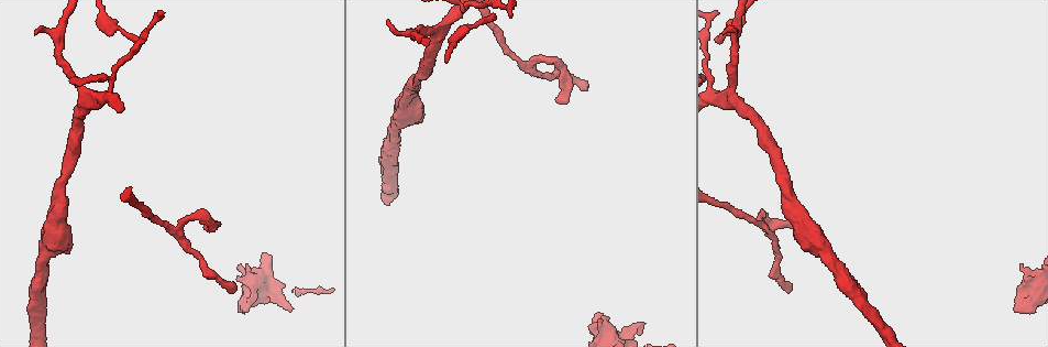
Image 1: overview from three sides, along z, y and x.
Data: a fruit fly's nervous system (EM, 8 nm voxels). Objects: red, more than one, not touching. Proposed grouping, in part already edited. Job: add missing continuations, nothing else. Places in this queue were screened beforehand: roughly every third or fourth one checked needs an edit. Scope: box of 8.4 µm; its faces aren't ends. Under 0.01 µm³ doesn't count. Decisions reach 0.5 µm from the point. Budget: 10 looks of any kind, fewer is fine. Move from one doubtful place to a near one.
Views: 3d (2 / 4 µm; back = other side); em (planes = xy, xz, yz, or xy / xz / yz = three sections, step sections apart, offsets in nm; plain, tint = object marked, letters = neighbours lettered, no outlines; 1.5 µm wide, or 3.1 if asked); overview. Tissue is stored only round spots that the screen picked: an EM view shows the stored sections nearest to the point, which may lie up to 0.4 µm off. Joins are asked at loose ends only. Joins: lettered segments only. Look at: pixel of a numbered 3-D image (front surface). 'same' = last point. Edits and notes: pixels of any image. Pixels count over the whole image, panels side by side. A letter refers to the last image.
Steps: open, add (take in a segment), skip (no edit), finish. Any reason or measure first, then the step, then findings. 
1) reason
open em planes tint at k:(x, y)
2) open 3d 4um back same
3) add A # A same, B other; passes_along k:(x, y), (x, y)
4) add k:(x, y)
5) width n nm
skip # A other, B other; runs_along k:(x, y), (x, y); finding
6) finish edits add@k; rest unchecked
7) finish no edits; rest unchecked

free end
open 3d 4um at 1:(581, 87)

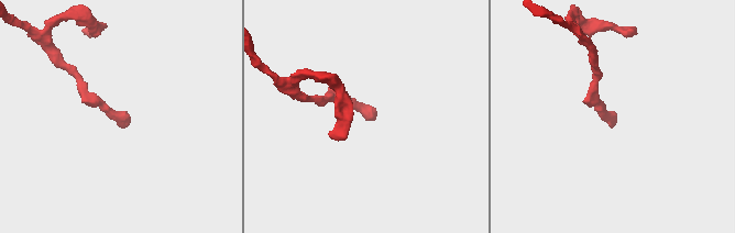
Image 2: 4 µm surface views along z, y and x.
shape alone is not enough
open em xz step 4 letters at 2:(122, 125)

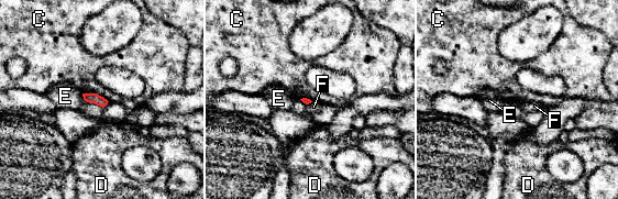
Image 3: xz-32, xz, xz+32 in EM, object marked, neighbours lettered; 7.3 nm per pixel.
skip # C other, D other, E other, F other; border 3:(83, 92), (96, 92), (109, 101); none of them fits

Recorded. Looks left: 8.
open em planes letters at 1:(1019, 267)

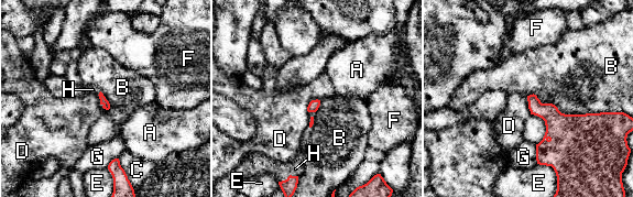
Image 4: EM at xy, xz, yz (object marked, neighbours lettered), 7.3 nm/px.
longest_contact B 460 nm
add H # A other, B other, C other, D other, E other, F other, G other, H same; passes_along 4:(104, 101), (99, 94), (93, 89); it goes on there

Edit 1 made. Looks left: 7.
see it whole again
open overview

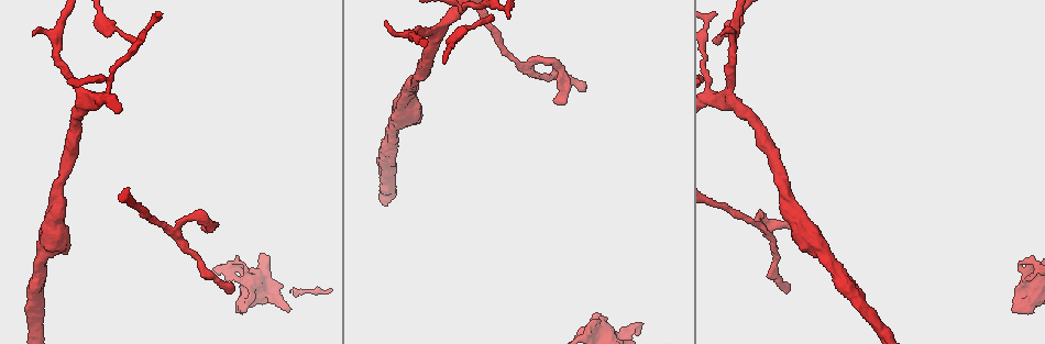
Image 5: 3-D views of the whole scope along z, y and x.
branch stops here
open 3d 4um at 5:(32, 33)

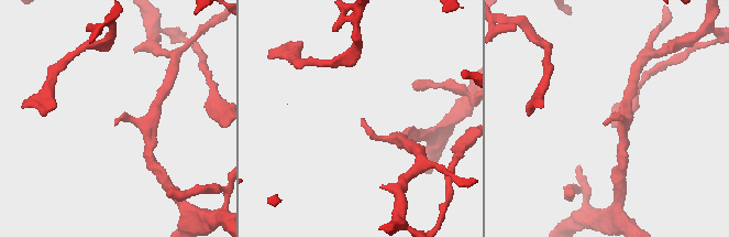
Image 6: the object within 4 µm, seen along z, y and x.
need the tissue
open em yz step 8 letters at 6:(117, 122)

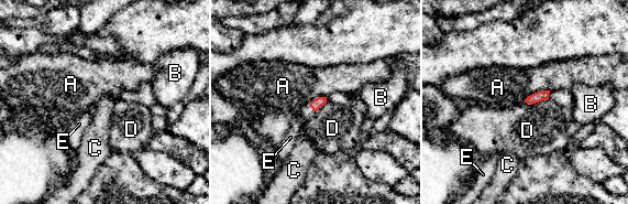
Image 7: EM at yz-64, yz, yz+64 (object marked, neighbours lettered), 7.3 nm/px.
longest_contact A 220 nm
add E # A other, B other, C other, D other, E same; passes_along 7:(316, 104), (311, 107), (306, 111); the neuron continues

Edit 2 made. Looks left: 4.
free end
open 3d 2um at 5:(713, 43)

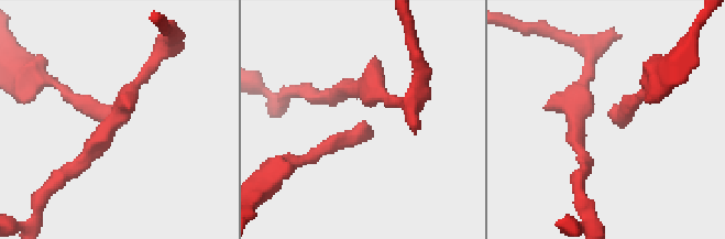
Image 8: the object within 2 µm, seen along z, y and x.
need the tissue
open em xz step 4 tint at 8:(612, 117)

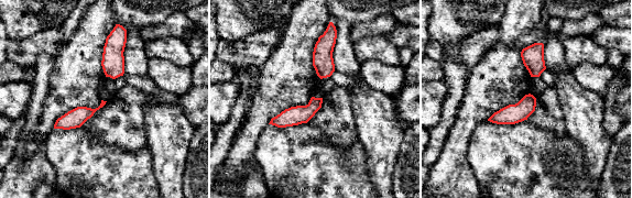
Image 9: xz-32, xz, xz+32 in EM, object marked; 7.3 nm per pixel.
cut it another way
open em planes letters same

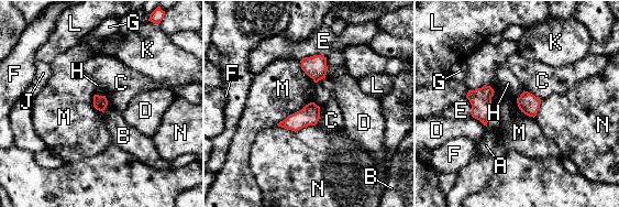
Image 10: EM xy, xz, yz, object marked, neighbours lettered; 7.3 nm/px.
longest_contact N 280 nm
skip # A other, B other, C other, D other, E other, F other, G other, H other, J other, K other, L other, M other, N other; border 10:(467, 90), (489, 86), (493, 110); no lettered segment goes on from it

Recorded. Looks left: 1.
finish edits add@4, add@7; rest unchecked

